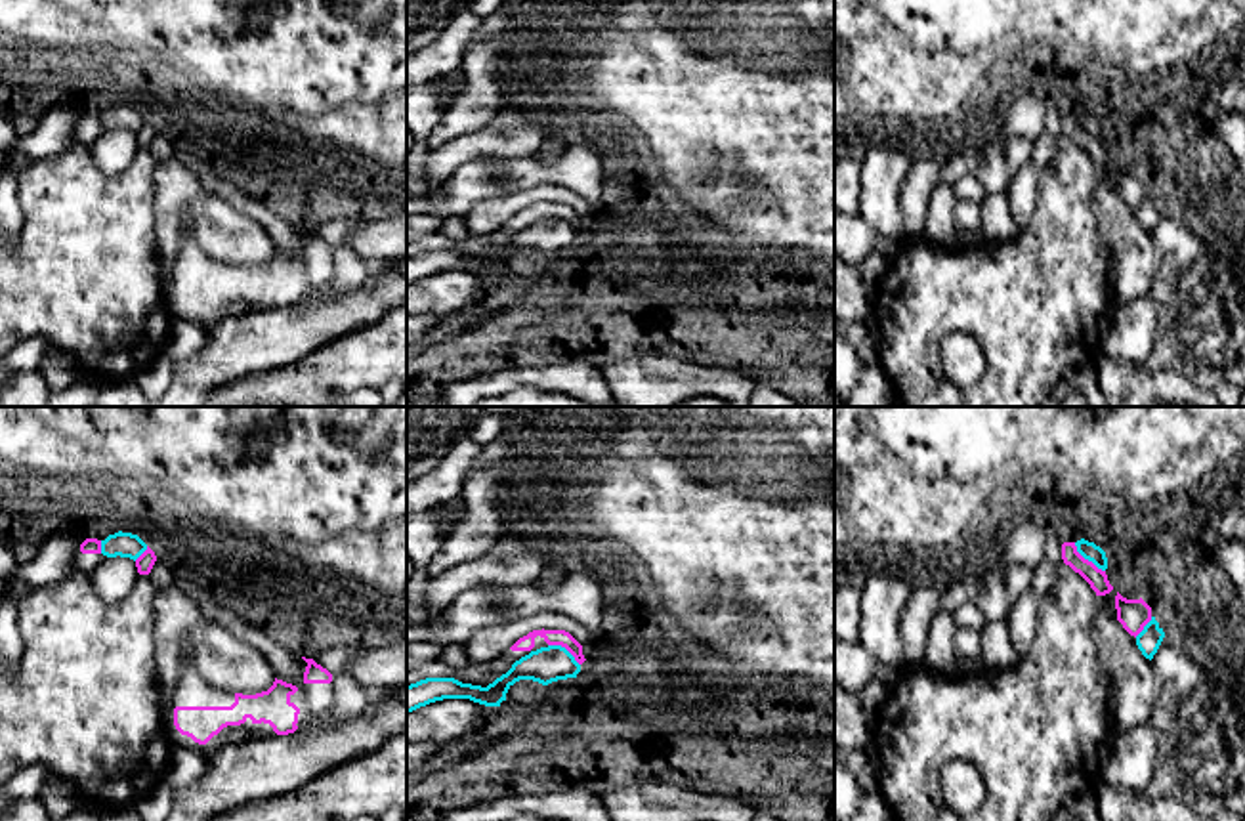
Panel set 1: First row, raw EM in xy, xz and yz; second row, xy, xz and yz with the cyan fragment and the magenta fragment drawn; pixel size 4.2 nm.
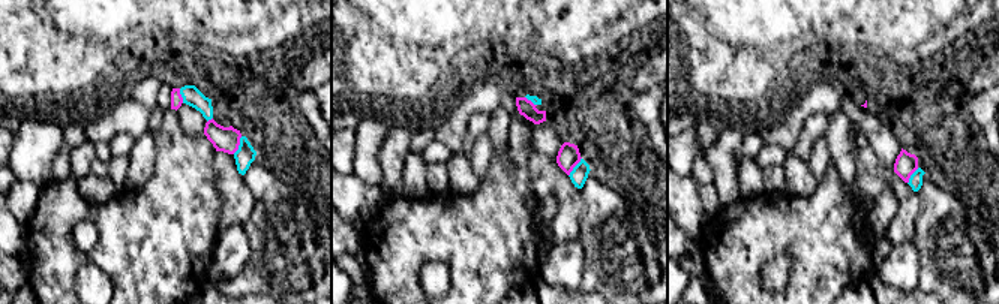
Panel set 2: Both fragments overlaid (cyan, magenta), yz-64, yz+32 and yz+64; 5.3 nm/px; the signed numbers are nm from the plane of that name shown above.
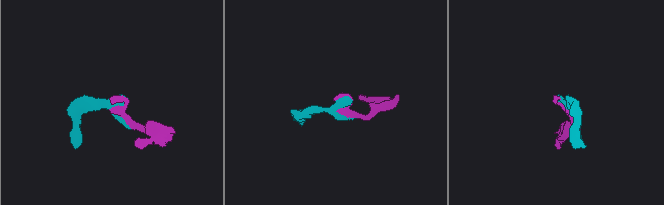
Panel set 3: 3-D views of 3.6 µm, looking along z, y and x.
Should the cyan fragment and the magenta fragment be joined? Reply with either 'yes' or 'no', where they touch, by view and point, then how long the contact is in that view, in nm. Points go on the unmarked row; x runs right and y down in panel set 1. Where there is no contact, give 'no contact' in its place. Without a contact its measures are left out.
yes | yz (1087, 130) | 180 nm

